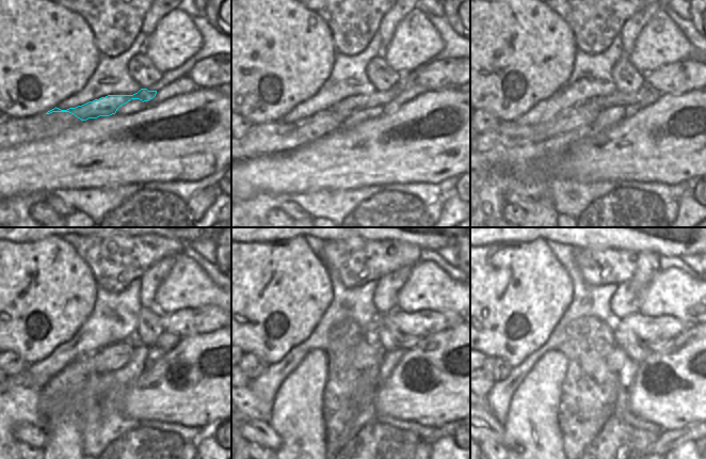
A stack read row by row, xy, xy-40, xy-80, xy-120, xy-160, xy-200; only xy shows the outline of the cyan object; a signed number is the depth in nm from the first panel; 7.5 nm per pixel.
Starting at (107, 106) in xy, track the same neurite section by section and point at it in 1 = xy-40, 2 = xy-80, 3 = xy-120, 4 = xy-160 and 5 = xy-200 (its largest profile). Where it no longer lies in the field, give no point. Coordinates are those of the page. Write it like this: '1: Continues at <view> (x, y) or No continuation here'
1: Continues at xy-40 (351, 105)
2: Continues at xy-80 (615, 98)
3: Continues at xy-120 (165, 341)
4: Continues at xy-160 (408, 342)
5: Continues at xy-200 (666, 345).

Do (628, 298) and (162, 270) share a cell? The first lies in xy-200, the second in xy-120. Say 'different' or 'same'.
same

